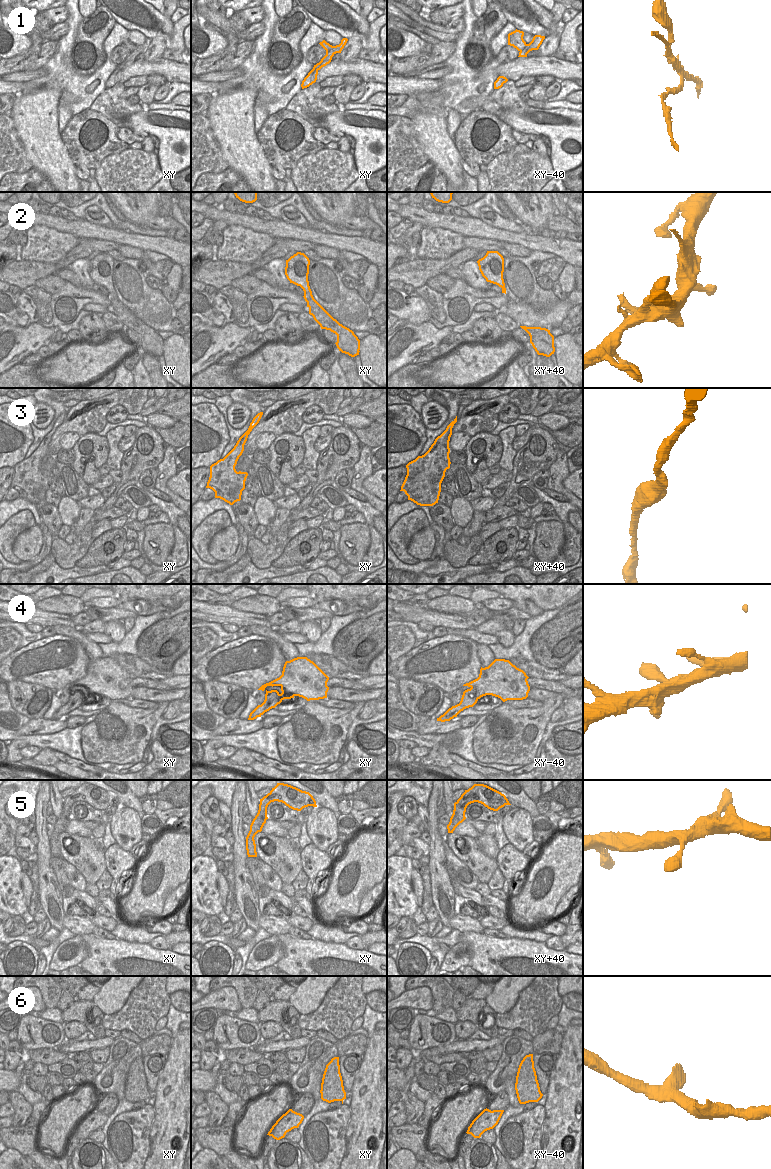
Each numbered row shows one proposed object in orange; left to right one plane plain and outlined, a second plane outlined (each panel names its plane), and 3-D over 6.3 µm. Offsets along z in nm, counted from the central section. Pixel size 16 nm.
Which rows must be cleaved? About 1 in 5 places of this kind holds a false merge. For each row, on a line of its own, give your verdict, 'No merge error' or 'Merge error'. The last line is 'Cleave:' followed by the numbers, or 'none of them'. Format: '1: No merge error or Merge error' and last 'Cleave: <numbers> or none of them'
1: Merge error
2: No merge error
3: No merge error
4: No merge error
5: No merge error
6: No merge error
Cleave: 1.

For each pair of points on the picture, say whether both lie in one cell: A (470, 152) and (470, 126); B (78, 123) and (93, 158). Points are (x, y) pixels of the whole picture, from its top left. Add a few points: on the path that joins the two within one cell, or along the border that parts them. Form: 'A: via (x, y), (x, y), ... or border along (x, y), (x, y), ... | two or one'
A: via (470, 146), (470, 132) | one
B: via (78, 132), (79, 143), (84, 149) | one

